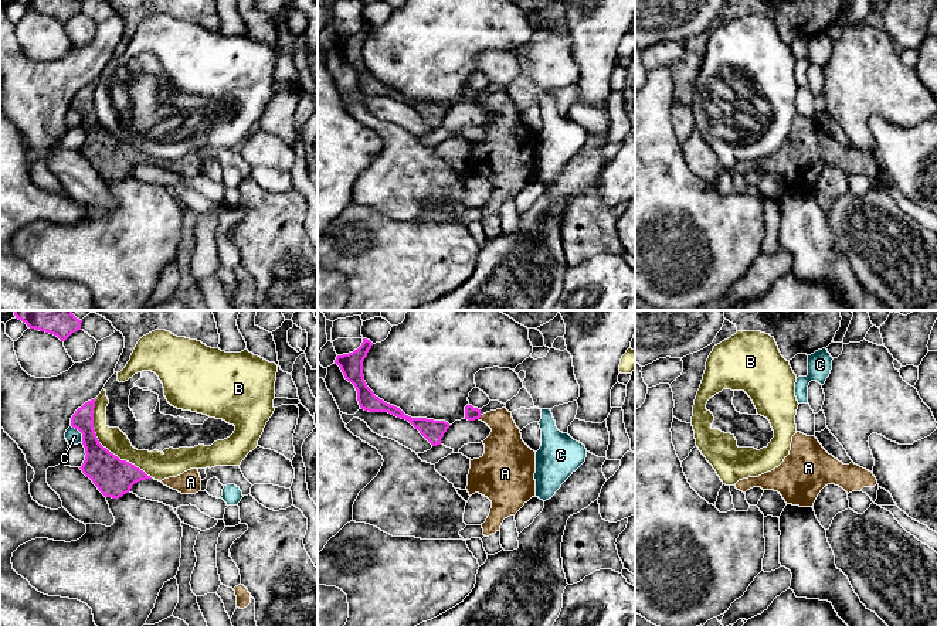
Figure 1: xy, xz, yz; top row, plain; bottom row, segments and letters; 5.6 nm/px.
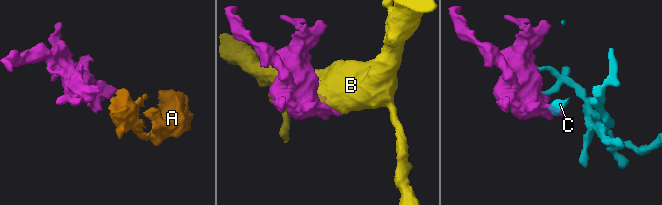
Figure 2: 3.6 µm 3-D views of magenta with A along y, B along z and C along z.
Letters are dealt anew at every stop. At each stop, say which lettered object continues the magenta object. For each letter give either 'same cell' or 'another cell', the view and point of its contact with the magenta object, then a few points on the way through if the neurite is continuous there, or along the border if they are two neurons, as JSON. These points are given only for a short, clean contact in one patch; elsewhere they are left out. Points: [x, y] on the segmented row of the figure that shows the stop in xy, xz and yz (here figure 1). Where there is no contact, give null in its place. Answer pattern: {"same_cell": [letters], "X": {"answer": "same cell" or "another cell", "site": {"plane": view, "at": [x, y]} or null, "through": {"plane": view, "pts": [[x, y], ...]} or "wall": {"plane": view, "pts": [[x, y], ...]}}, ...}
{"same_cell": ["A"], "A": {"answer": "same cell", "site": {"plane": "xz", "at": [479, 417]}, "through": {"plane": "xz", "pts": [[471, 414], [479, 417], [505, 435], [505, 452]]}}, "B": {"answer": "another cell", "site": {"plane": "xy", "at": [105, 448]}}, "C": {"answer": "another cell", "site": {"plane": "xy", "at": [81, 432]}}}

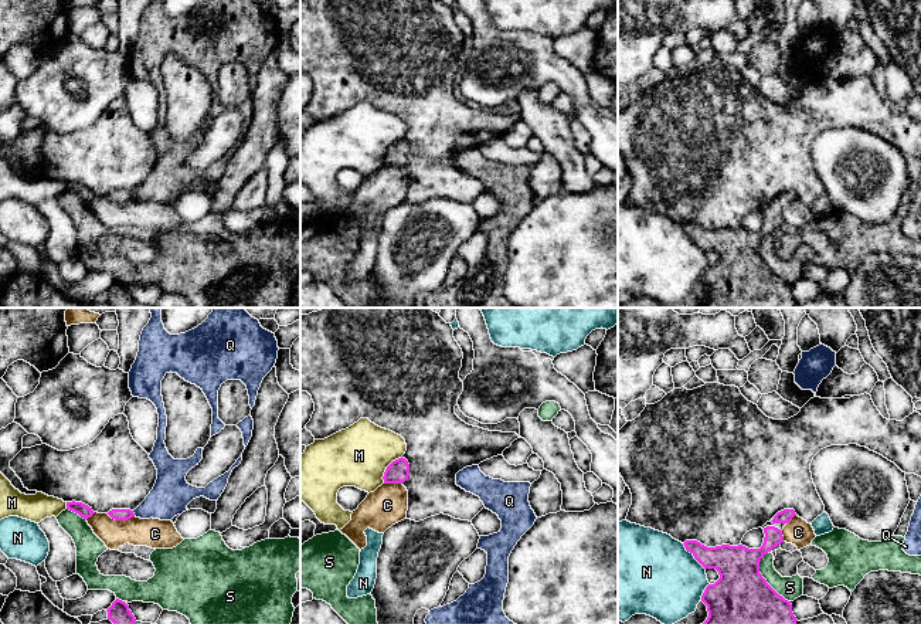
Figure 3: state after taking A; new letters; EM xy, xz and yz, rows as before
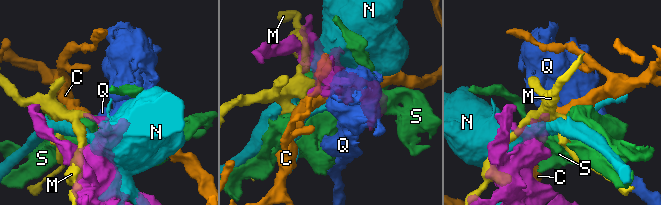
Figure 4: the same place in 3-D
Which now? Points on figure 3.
{"same_cell": [], "C": {"answer": "another cell", "site": {"plane": "xy", "at": [121, 519]}}, "M": {"answer": "another cell", "site": {"plane": "xz", "at": [387, 468]}}, "N": {"answer": "another cell", "site": {"plane": "yz", "at": [693, 555]}}, "Q": {"answer": "another cell", "site": {"plane": "xy", "at": [133, 514]}, "wall": {"plane": "xy", "pts": [[132, 511], [135, 515]]}}, "S": {"answer": "another cell", "site": {"plane": "yz", "at": [764, 579]}}}

